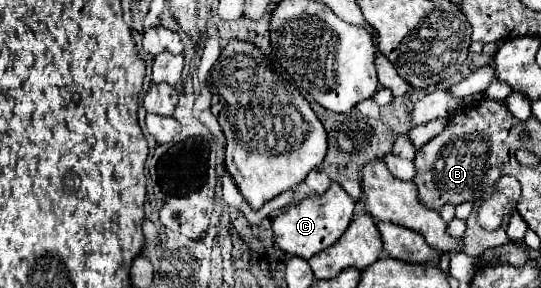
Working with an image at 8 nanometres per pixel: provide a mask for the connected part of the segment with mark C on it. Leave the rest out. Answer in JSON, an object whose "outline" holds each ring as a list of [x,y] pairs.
{"outline":[[[331,183],[331,187],[323,195],[303,199],[291,205],[283,215],[273,219],[275,241],[287,255],[311,259],[319,251],[331,247],[345,233],[353,219],[353,205],[353,199],[343,191],[343,187],[339,183]]]}

